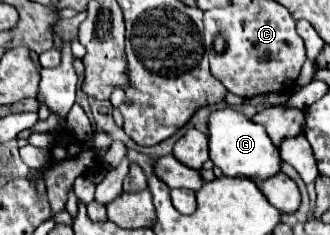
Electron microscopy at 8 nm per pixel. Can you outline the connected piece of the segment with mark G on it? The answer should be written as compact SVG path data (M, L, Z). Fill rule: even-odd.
M233 109L213 111L209 117L209 155L215 167L227 177L249 177L257 185L265 179L281 173L281 151L263 131L263 125L253 123L243 113Z

